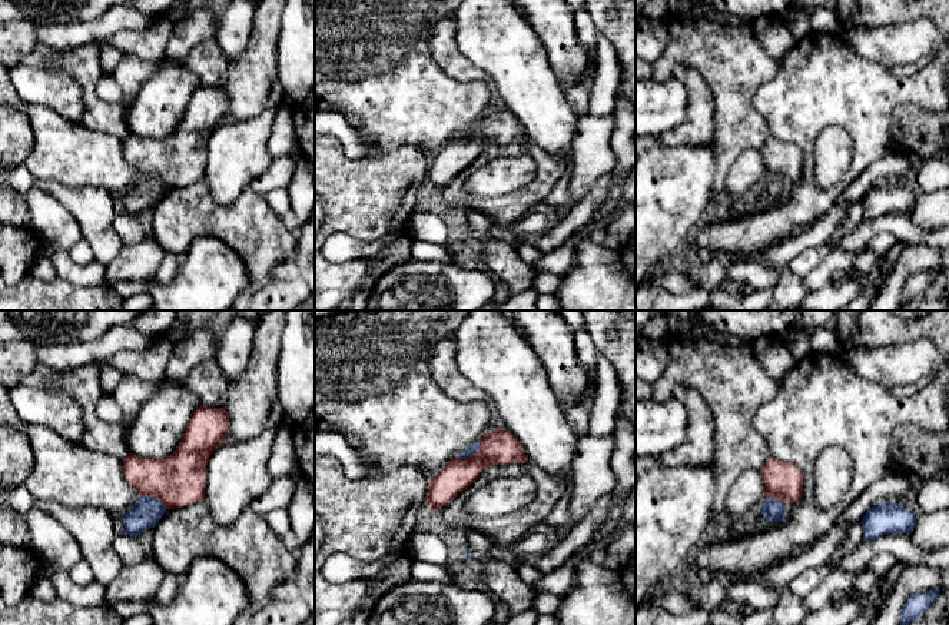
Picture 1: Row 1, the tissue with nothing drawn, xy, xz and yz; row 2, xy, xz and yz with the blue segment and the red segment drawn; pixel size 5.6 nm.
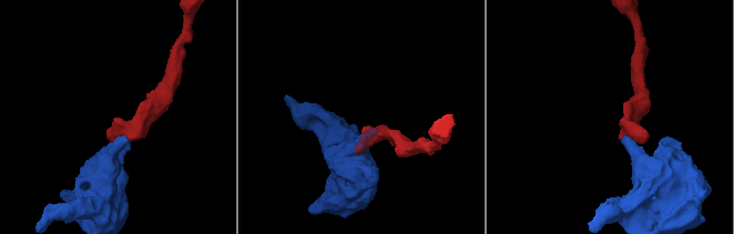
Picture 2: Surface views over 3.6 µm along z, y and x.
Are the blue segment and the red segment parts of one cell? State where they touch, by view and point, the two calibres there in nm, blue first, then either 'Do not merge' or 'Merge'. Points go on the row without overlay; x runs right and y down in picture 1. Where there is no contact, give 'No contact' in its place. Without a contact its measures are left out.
Touches blue at xz (471, 135). Thickness 60 nm (blue) against 200 nm. Merge

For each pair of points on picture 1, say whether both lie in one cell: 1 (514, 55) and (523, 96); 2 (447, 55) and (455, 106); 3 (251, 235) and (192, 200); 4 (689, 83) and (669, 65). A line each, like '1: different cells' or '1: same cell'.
1: same cell
2: different cells
3: same cell
4: different cells

